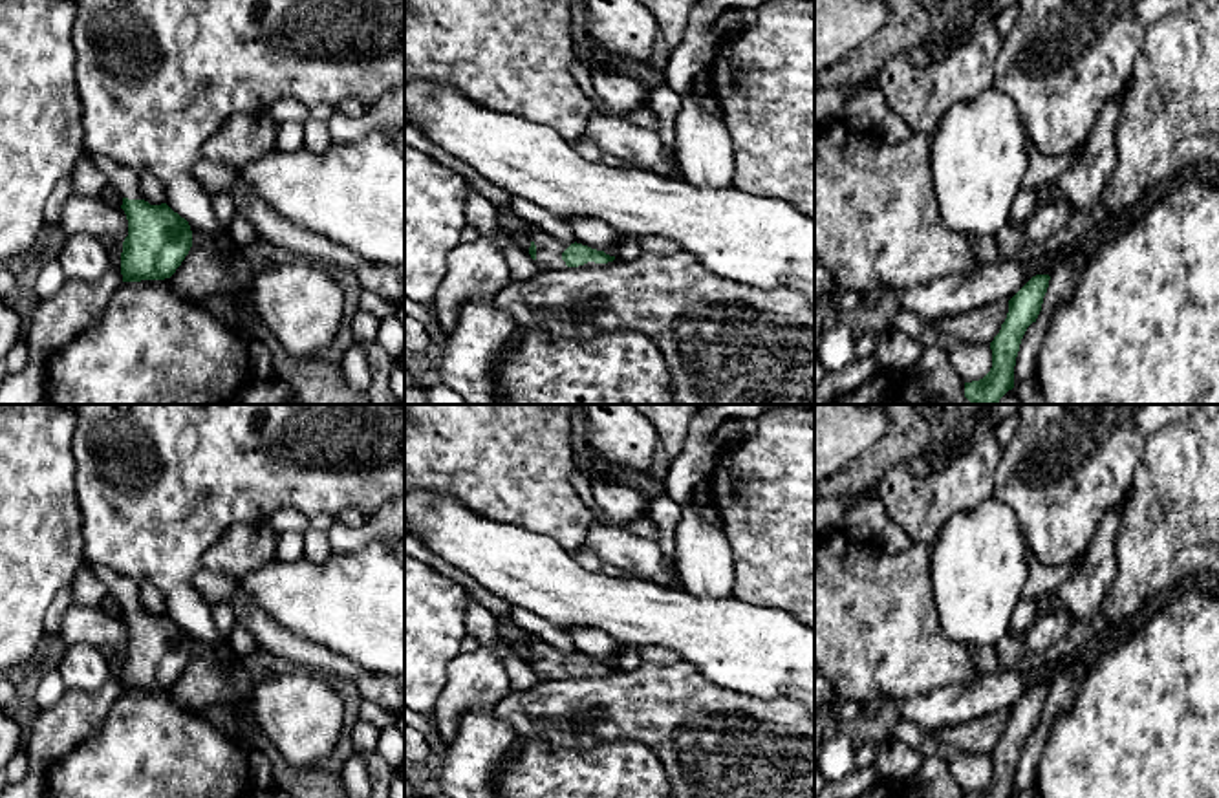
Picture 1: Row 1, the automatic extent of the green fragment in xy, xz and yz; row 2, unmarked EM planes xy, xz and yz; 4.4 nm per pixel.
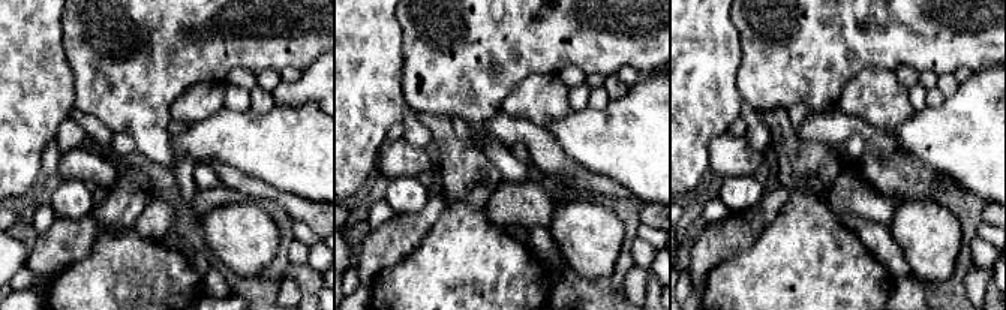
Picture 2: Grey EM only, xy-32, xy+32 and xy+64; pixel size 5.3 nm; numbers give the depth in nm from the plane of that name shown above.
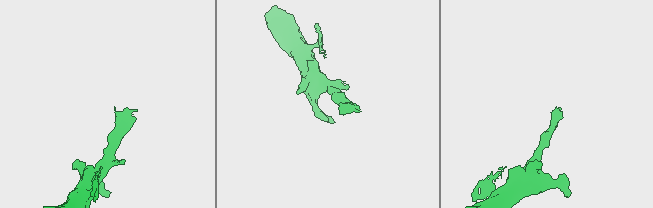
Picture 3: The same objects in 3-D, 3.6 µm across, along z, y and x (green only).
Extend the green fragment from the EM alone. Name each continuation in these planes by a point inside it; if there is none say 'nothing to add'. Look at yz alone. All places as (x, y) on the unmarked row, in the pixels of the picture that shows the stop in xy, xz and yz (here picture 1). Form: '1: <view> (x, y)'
nothing to add

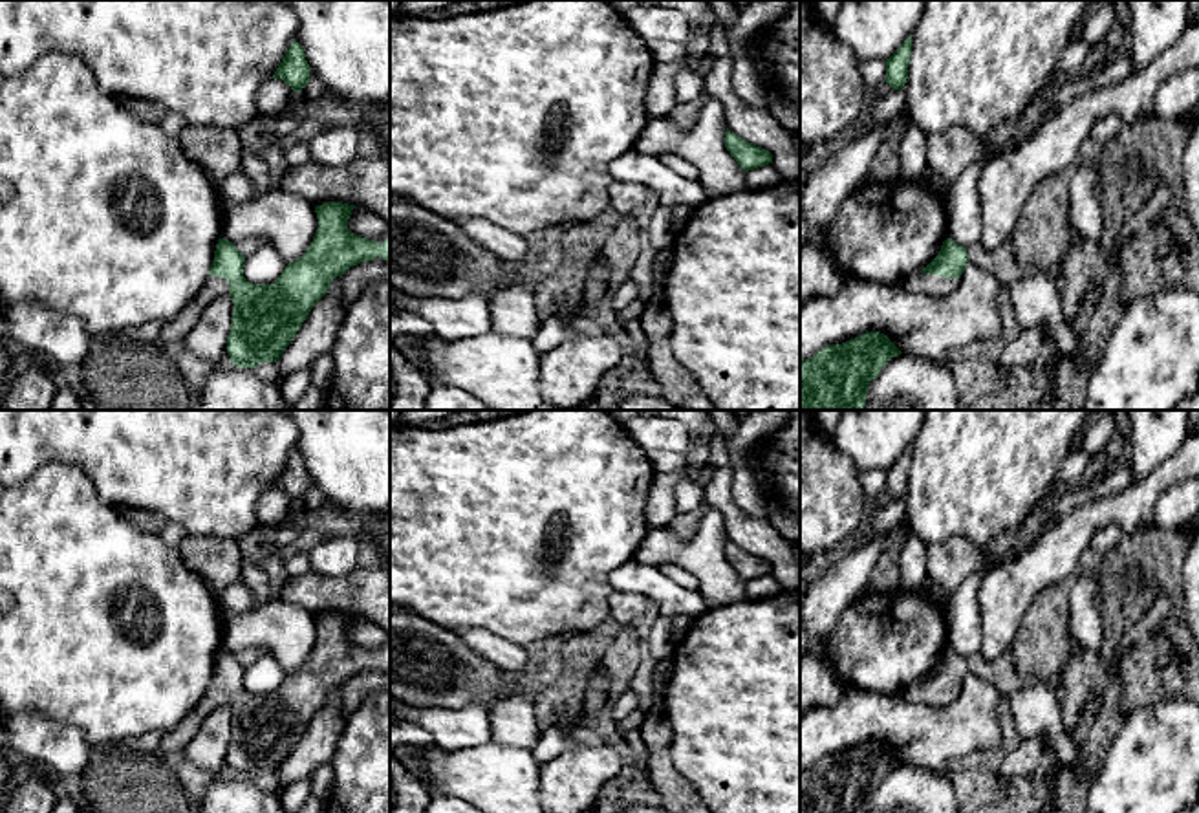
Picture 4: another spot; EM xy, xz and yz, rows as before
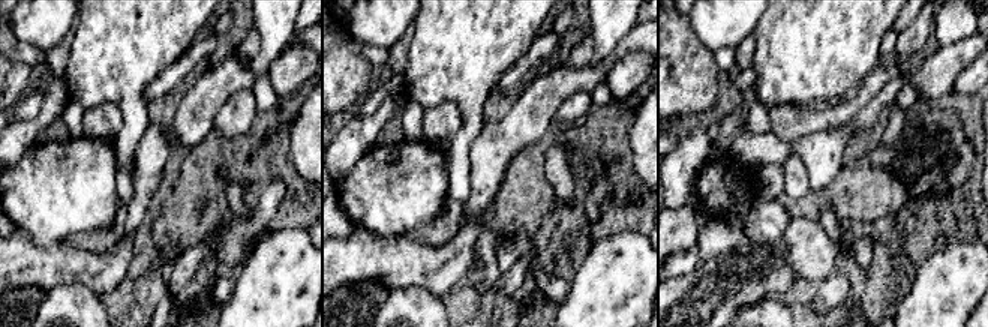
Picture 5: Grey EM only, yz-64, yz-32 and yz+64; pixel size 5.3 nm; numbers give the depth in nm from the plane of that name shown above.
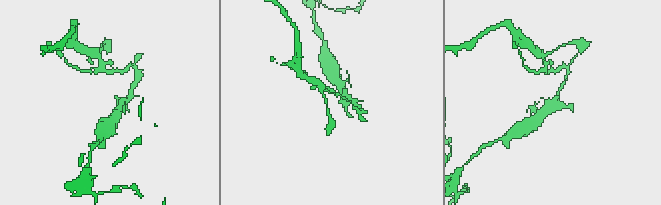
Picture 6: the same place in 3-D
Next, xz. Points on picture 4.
nothing to add

